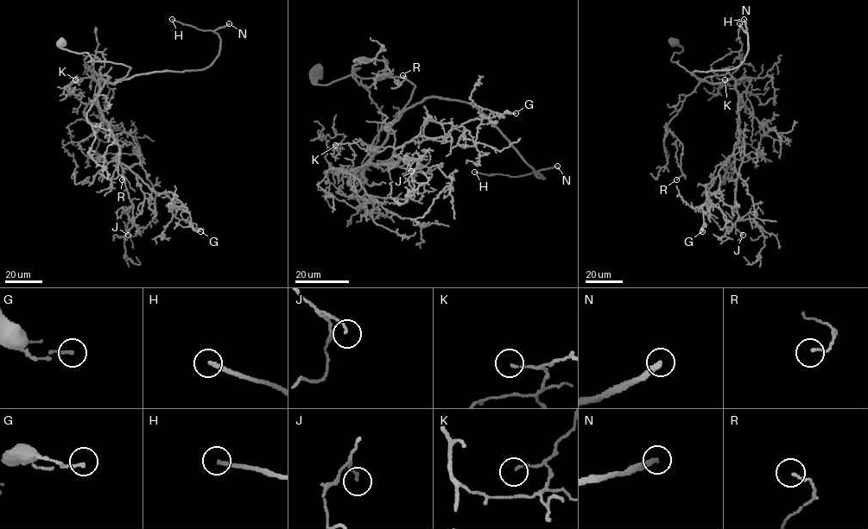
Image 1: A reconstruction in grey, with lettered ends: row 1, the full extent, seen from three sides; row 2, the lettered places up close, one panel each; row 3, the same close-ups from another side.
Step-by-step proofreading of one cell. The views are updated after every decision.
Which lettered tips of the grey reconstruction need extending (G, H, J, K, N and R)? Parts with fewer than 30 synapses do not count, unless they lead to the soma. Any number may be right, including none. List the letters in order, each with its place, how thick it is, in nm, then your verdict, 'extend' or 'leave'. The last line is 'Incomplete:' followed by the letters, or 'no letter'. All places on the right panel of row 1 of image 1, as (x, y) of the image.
G: place (702, 231); calibre 160 nm; leave
H: place (744, 19); calibre 180 nm; extend
J: place (743, 235); calibre 100 nm; leave
K: place (725, 79); calibre 110 nm; leave
N: place (739, 23); calibre 280 nm; extend
R: place (676, 179); calibre 110 nm; leave
Incomplete: H, N

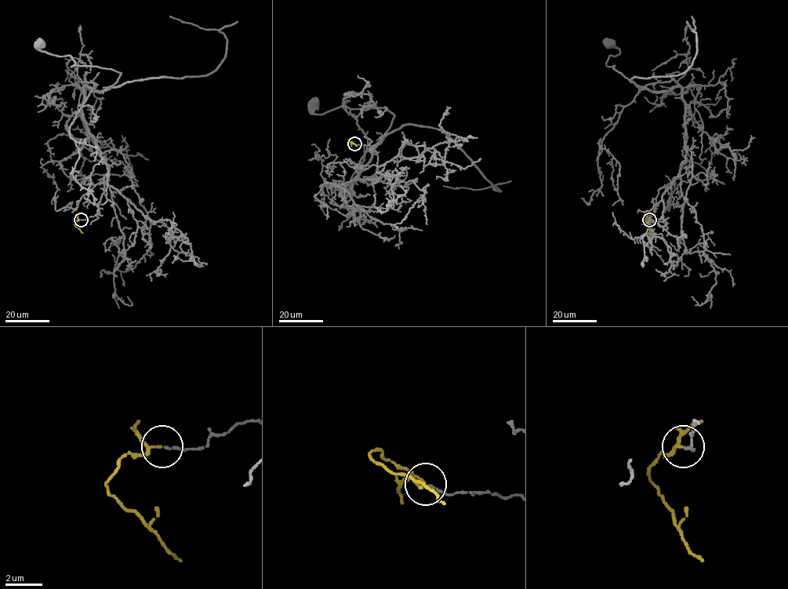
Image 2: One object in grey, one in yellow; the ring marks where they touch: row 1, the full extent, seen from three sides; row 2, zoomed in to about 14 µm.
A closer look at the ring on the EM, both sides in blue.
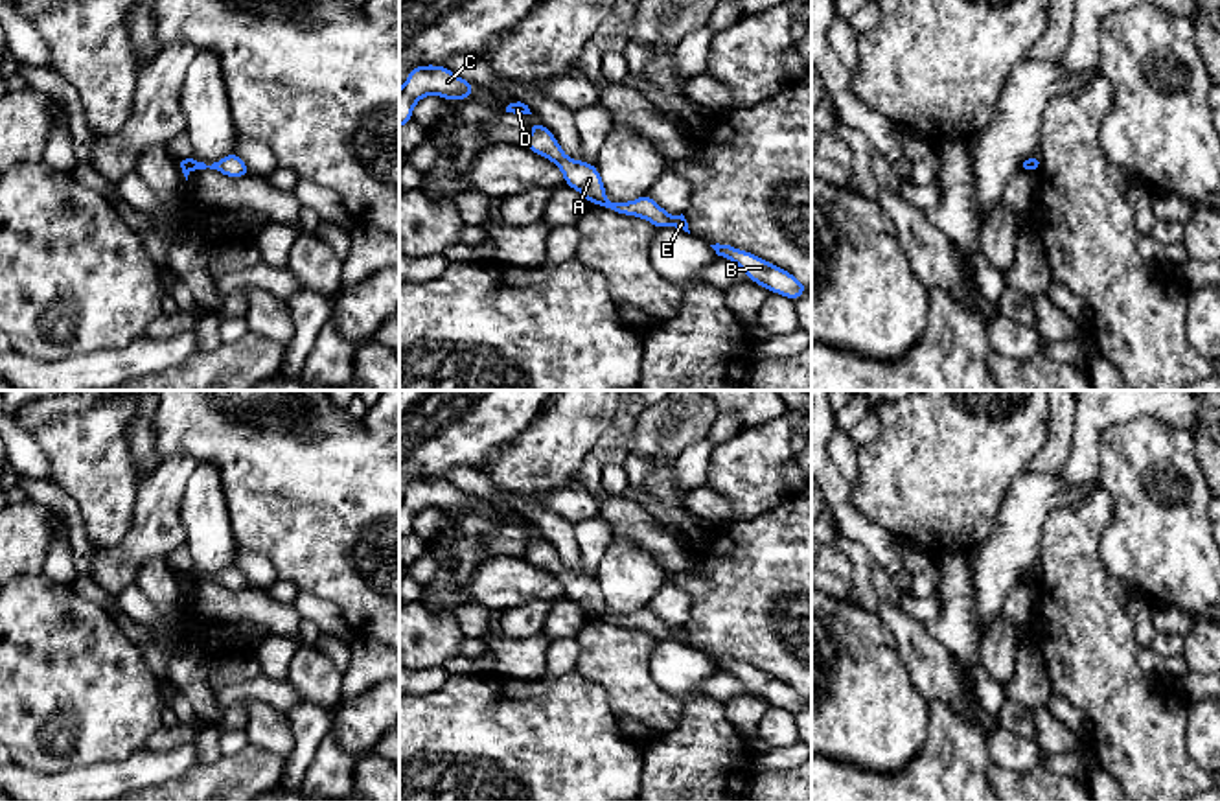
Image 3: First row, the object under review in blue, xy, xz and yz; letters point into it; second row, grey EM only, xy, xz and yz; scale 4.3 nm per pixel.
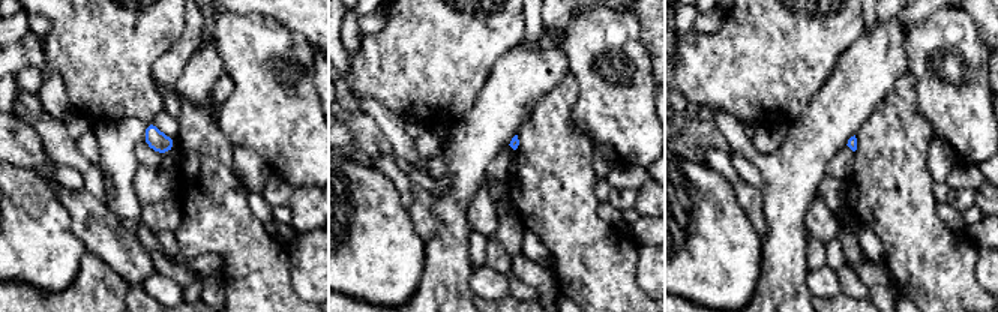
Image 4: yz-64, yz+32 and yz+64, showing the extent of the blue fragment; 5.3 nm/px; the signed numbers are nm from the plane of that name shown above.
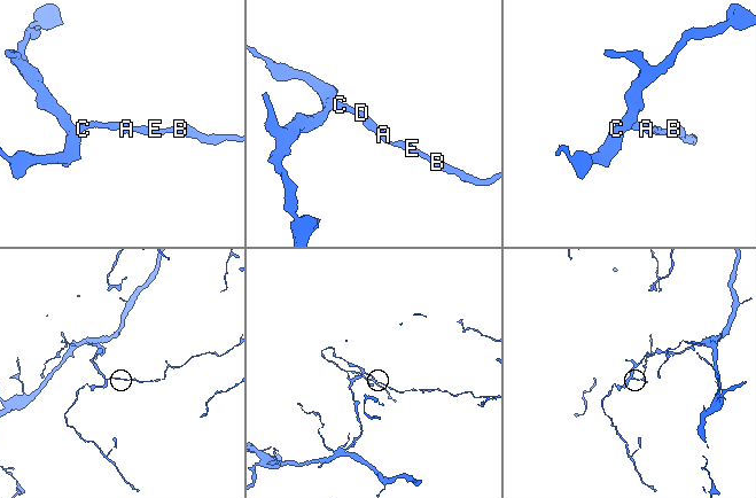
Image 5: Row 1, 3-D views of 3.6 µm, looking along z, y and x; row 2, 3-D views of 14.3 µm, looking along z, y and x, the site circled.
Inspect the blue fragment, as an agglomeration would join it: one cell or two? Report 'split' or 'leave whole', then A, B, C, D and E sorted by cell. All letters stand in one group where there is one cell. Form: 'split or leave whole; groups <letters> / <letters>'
split; groups A C D / B E

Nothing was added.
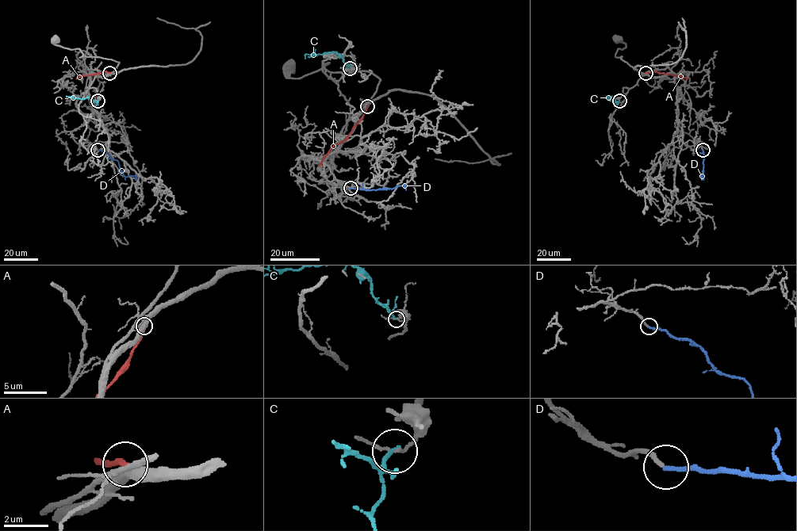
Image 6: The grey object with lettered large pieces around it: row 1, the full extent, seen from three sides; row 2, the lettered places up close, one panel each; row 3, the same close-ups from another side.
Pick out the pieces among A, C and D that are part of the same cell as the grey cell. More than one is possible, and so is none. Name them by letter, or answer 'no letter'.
D

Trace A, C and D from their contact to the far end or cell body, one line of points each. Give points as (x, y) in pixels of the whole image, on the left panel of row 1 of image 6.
A: (110, 73), (103, 71), (76, 78)
C: (97, 101), (67, 96)
D: (97, 150), (116, 160), (125, 177), (136, 175), (135, 180)

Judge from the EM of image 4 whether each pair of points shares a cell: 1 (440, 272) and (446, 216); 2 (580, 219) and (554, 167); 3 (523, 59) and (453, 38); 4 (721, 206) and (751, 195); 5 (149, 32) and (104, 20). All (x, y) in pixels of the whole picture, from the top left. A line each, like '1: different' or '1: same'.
1: same
2: same
3: different
4: different
5: same

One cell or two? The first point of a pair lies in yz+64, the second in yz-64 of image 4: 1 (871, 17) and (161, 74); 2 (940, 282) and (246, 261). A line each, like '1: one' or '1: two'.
1: one
2: one

